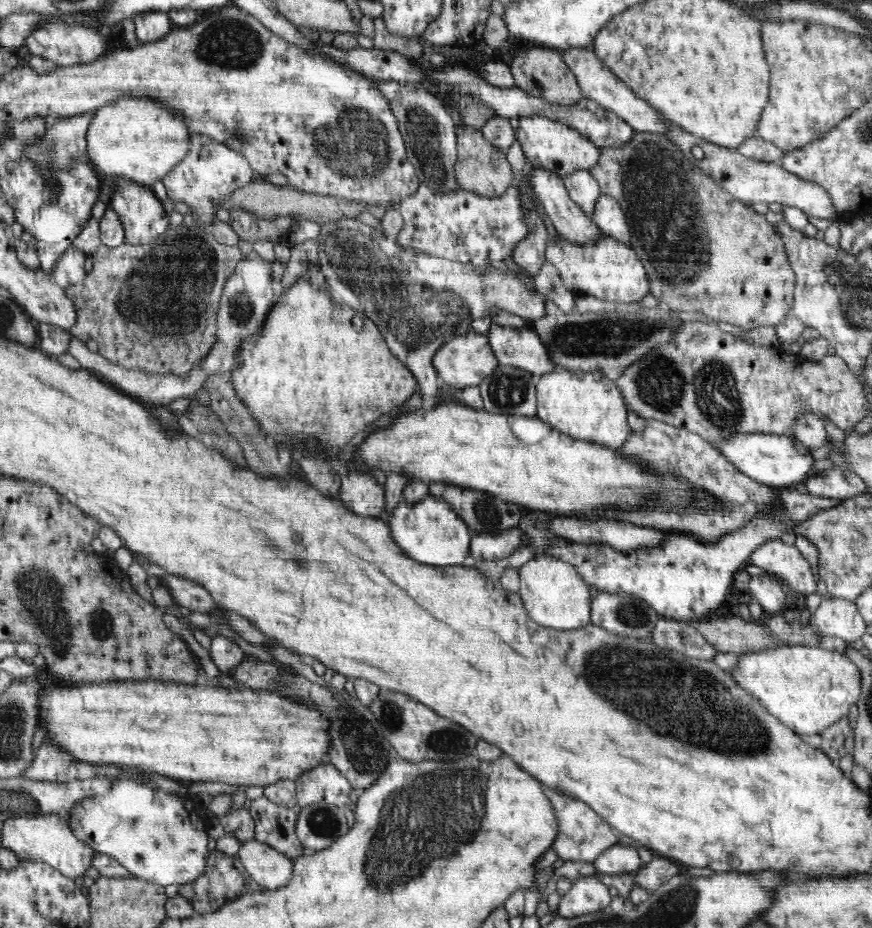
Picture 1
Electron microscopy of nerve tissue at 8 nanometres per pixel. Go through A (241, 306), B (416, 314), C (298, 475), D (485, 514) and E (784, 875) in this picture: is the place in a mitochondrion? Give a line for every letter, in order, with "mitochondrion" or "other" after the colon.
A: mitochondrion
B: mitochondrion
C: other
D: mitochondrion
E: other

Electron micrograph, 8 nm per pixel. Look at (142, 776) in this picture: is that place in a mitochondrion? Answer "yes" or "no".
no

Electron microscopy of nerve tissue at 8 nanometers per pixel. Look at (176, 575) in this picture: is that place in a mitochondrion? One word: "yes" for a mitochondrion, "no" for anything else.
no

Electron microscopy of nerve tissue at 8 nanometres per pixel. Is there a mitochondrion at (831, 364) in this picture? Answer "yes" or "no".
no

